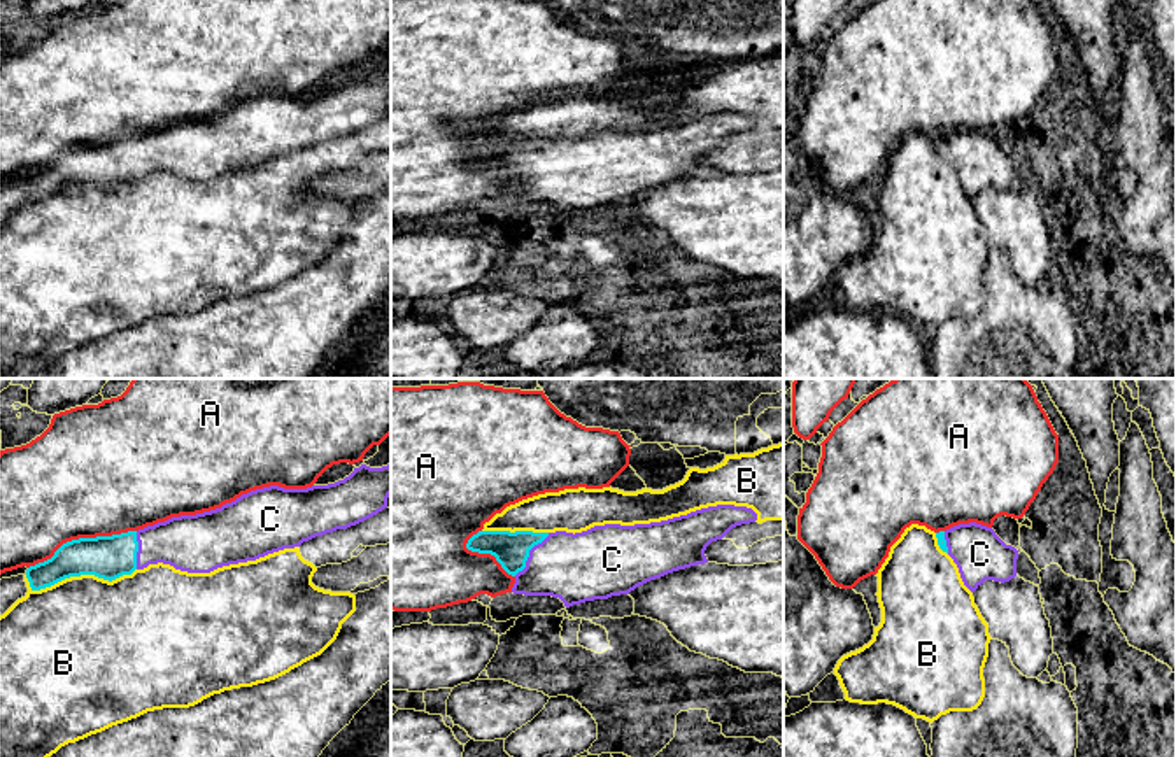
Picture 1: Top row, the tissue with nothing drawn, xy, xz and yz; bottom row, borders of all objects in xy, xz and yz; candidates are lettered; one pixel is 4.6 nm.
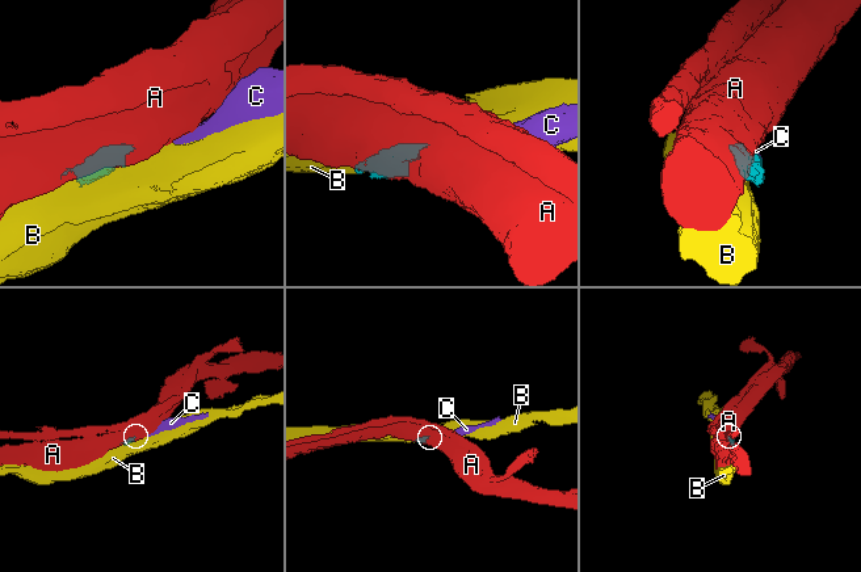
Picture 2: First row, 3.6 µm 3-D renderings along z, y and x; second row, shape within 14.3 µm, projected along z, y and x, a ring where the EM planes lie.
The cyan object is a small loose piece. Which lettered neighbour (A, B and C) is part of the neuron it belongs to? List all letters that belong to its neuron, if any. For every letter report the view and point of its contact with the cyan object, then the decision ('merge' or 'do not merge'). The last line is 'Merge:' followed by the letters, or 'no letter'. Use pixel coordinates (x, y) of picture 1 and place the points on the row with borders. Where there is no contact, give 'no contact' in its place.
A: xy (81, 538) | do not merge
B: xy (77, 575) | do not merge
C: xz (528, 554) | merge
Merge: C

